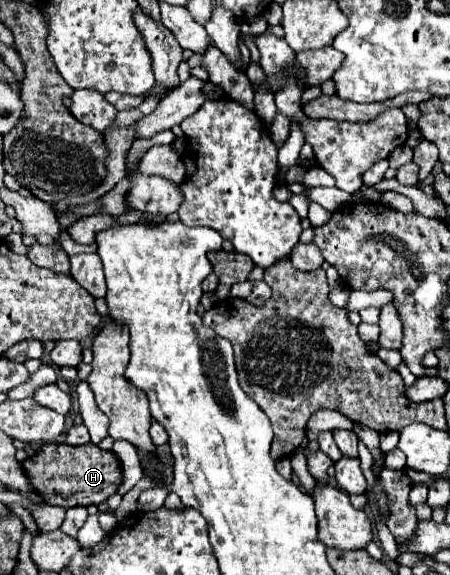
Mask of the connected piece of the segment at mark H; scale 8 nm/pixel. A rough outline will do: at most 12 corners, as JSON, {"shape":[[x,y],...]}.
{"shape":[[48,443],[22,461],[32,489],[64,509],[100,505],[120,463],[98,445]]}

